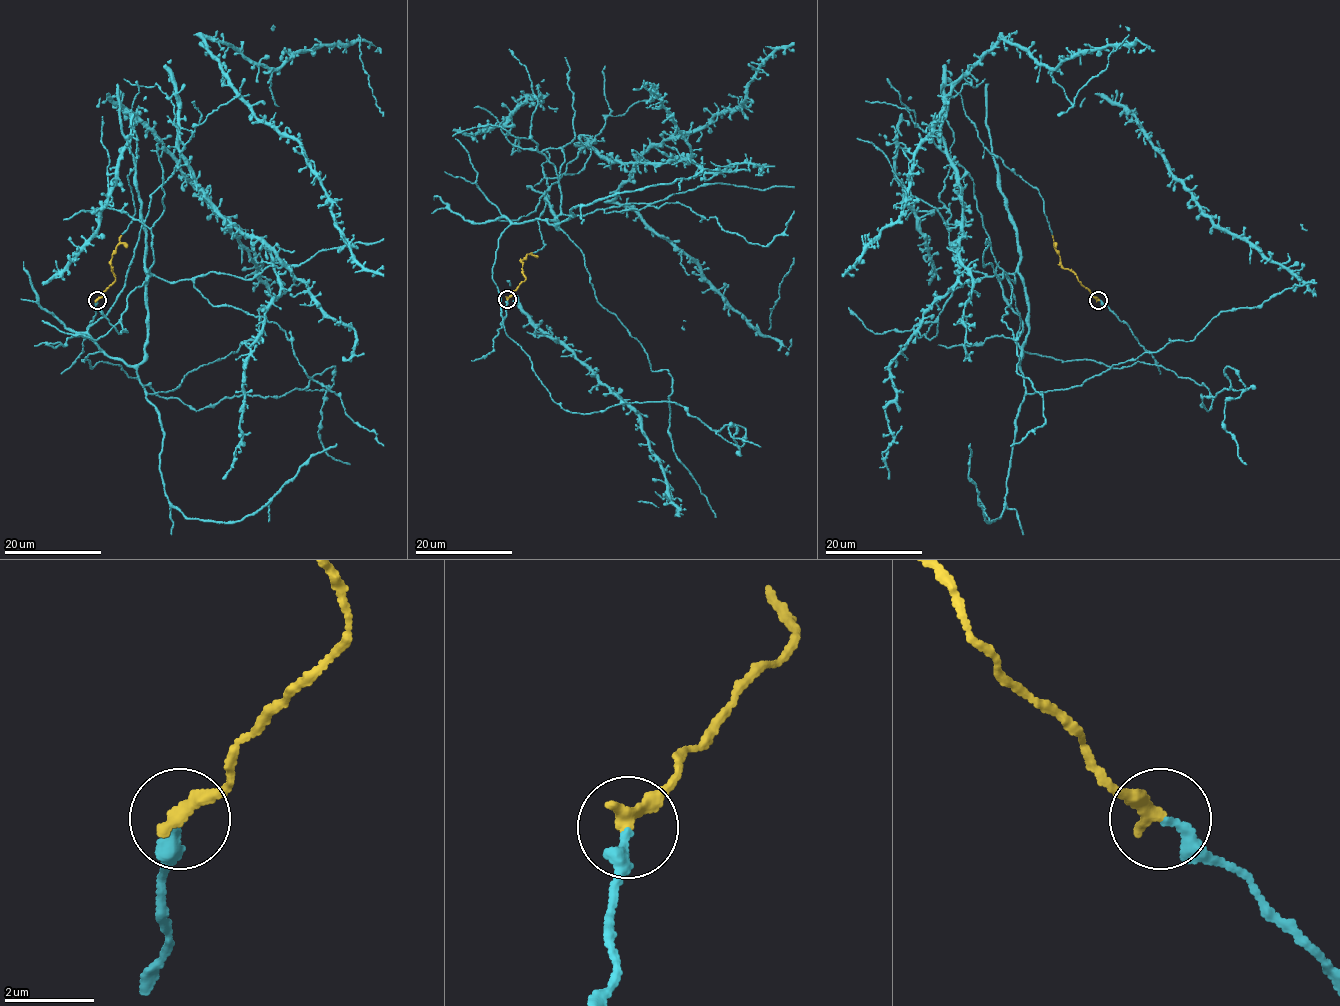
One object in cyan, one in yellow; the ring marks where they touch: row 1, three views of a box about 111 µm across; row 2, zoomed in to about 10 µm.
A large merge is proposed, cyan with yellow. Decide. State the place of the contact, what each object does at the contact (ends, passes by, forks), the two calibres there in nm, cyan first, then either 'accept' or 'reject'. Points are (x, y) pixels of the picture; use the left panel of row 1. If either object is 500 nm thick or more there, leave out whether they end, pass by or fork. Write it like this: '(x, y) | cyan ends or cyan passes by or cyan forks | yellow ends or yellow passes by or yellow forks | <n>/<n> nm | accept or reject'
(97, 300) | cyan ends | yellow ends | 320/360 nm | accept

